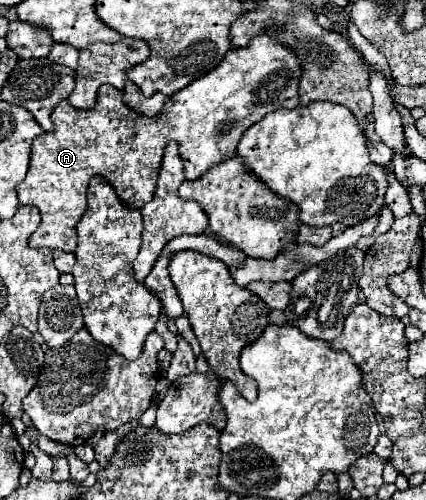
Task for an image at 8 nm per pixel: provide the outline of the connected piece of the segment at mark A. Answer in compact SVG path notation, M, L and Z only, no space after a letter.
M261 34L251 40L249 48L233 48L225 60L211 70L209 74L193 80L187 88L173 94L163 106L161 116L147 118L141 116L123 102L123 92L109 84L99 88L99 100L91 110L73 108L67 100L59 102L53 110L53 132L45 132L33 140L31 146L31 164L27 178L17 186L17 196L21 204L33 204L41 212L41 224L31 234L29 246L39 248L57 248L65 252L73 252L77 244L75 224L81 220L83 212L87 210L85 194L89 180L93 176L105 178L115 190L119 200L123 200L129 208L143 208L155 194L155 184L163 160L163 152L171 140L179 144L179 156L185 164L185 180L197 180L203 176L213 164L221 164L237 156L237 144L245 130L259 122L265 114L277 108L295 108L299 106L297 84L301 76L299 58L285 46L281 46L275 38L279 34Z

